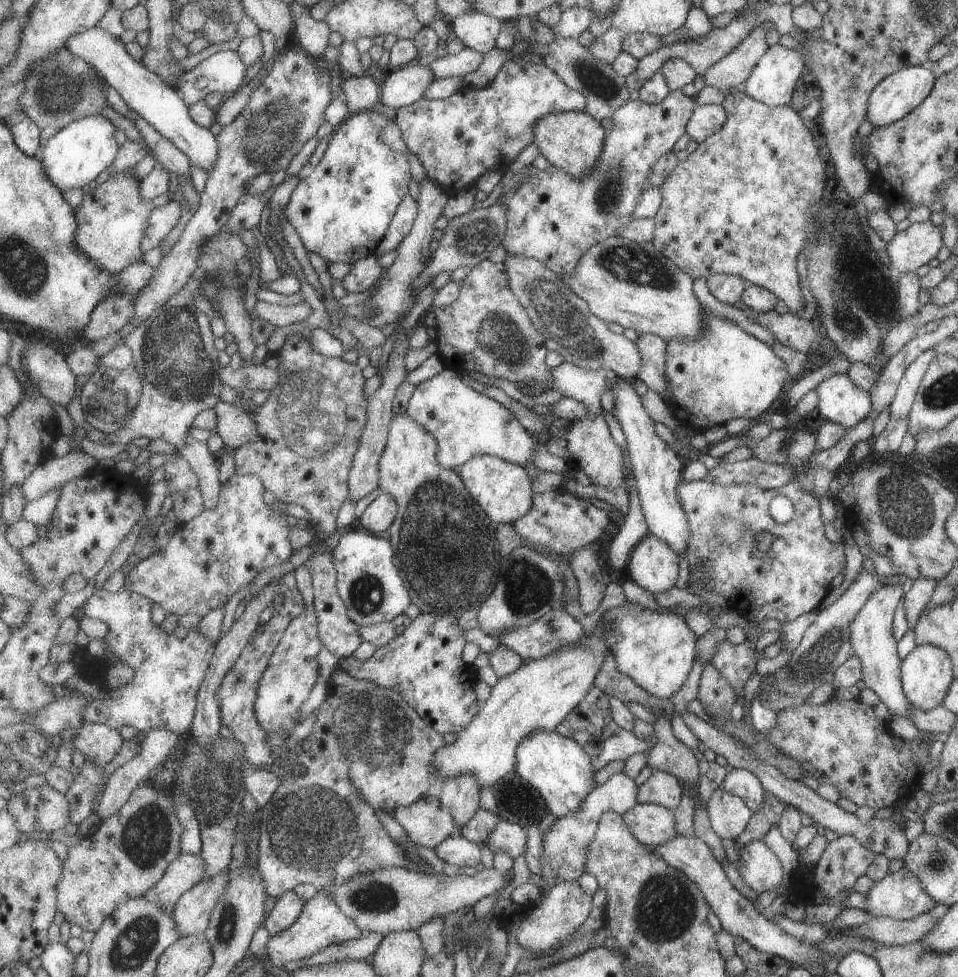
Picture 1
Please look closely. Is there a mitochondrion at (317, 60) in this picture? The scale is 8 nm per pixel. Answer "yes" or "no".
no

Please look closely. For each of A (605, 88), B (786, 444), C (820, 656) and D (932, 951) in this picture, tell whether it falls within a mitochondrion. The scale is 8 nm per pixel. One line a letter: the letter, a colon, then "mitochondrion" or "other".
A: mitochondrion
B: mitochondrion
C: mitochondrion
D: other

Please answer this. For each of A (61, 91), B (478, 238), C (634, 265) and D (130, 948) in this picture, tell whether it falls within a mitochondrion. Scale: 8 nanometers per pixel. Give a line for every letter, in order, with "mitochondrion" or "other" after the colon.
A: mitochondrion
B: mitochondrion
C: mitochondrion
D: mitochondrion

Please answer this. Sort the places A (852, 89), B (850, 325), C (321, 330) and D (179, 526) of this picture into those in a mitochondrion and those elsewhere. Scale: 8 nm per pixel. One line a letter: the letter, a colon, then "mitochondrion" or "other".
A: mitochondrion
B: mitochondrion
C: other
D: other

